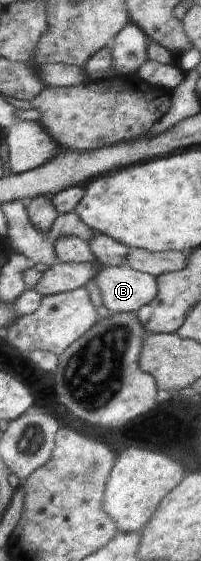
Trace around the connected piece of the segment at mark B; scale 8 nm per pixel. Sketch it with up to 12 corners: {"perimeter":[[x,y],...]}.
{"perimeter":[[101,266],[94,281],[111,314],[155,299],[156,276]]}

